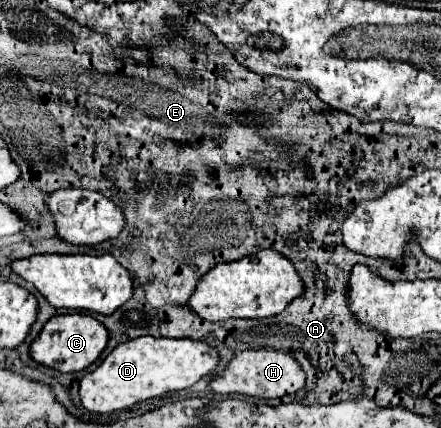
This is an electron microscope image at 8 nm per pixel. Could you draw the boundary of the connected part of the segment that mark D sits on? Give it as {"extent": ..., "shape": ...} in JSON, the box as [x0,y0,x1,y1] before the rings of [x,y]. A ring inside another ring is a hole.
{"extent":[79,336,219,412],"shape":[[[141,336],[119,344],[97,370],[83,376],[79,394],[81,402],[91,412],[115,412],[129,408],[137,402],[183,390],[199,382],[203,376],[211,374],[219,366],[217,348],[201,340],[189,338],[153,338]]]}

